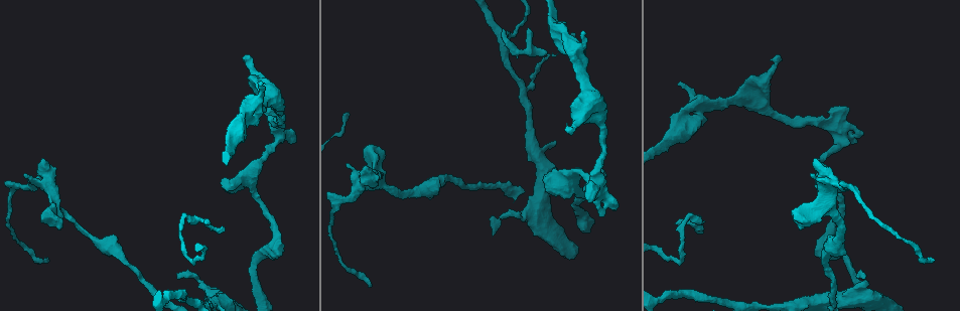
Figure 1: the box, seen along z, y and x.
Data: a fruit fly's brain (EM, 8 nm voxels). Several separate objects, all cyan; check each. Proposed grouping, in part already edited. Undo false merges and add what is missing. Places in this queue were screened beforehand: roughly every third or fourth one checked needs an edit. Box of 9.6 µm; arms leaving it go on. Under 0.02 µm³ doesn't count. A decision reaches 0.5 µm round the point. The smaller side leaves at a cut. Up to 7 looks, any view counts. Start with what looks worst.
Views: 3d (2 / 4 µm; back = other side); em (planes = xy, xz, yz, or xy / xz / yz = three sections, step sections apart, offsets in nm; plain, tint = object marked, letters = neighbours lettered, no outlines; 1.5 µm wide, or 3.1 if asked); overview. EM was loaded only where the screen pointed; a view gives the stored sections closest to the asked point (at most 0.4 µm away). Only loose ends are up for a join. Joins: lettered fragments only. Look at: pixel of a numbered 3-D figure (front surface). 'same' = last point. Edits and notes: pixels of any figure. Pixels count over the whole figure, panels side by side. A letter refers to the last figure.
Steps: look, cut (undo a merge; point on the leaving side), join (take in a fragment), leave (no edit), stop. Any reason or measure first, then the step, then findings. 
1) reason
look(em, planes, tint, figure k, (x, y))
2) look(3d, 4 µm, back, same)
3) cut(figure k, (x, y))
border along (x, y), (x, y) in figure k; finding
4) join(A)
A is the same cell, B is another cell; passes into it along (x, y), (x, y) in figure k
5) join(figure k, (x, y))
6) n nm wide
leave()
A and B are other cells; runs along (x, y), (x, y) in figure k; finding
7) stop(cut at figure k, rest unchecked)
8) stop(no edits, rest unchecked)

branch stops here
look(em, planes, letters, figure 1, (613, 210))

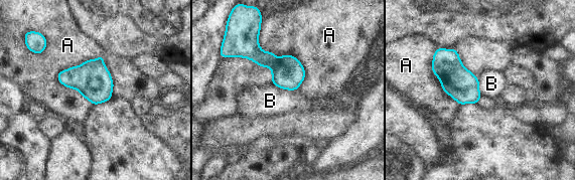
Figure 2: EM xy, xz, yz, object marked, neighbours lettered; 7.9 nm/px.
A touches over 420 nm
leave()
A and B are other cells; border along (272, 82), (282, 88), (297, 90) in figure 2; no lettered fragment goes on from it

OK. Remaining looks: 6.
free end
look(em, xy, step 8, letters, figure 1, (934, 259))

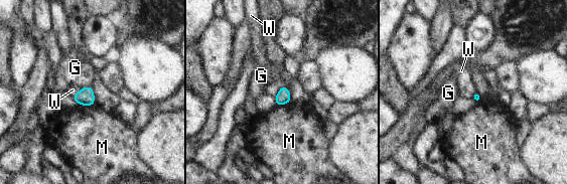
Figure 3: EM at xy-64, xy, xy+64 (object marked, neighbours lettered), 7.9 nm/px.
another direction
look(em, planes, letters, same)

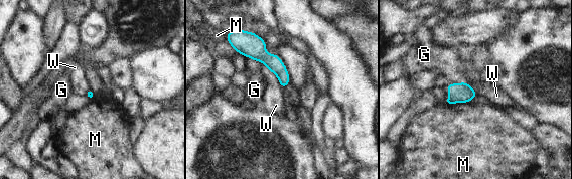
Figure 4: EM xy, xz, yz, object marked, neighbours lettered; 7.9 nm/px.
leave()
G, M and W are other cells; no lettered fragment goes on from it

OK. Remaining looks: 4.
branch stops here
look(em, xy, step 8, letters, figure 1, (864, 274))

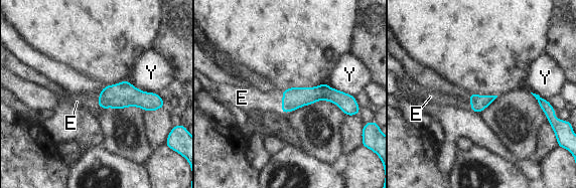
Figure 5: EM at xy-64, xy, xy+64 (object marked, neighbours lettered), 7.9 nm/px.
join(E)
E is the same cell, Y is another cell; the cell continues

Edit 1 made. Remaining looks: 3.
stop(join at figure 5, rest unchecked)

